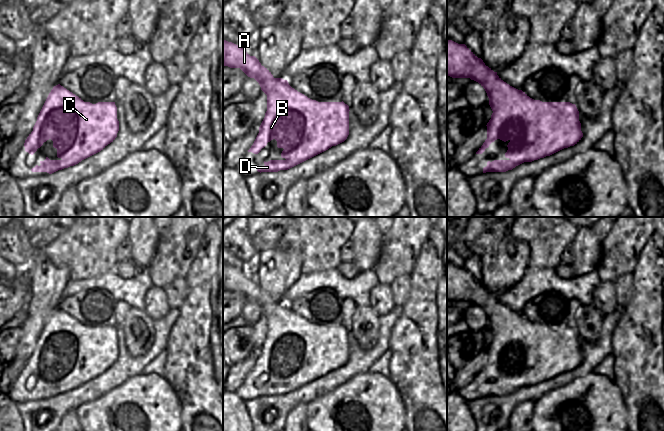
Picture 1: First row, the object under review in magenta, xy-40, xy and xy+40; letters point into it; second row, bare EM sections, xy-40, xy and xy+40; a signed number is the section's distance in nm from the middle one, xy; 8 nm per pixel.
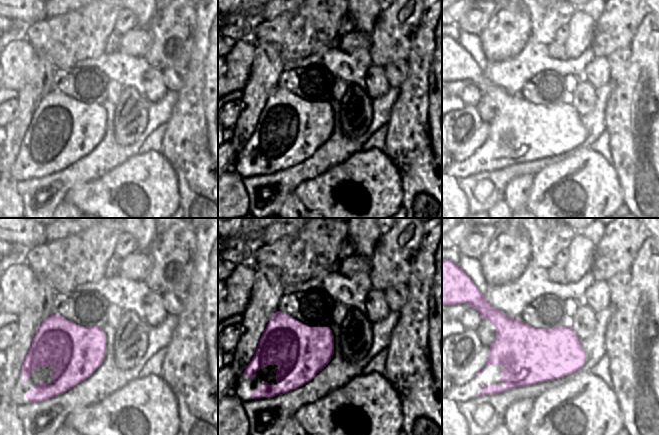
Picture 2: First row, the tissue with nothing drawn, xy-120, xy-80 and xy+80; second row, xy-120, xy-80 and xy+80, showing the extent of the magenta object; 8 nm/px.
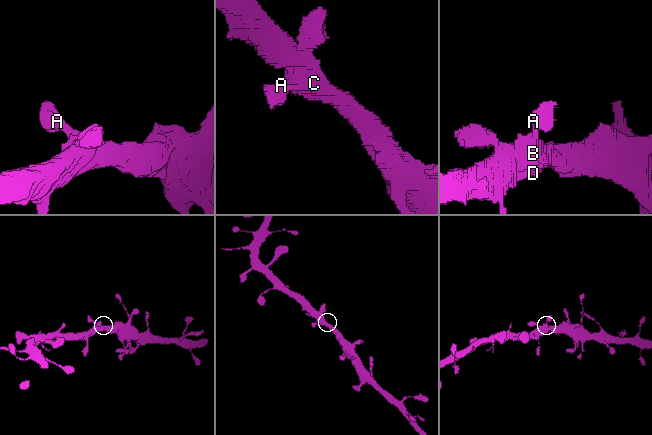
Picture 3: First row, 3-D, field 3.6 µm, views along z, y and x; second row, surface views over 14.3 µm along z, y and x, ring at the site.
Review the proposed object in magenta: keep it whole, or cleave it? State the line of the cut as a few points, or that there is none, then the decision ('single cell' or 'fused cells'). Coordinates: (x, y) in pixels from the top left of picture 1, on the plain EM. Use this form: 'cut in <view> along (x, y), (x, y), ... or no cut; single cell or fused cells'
no cut; single cell

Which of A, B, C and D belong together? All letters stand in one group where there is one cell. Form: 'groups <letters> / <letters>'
groups A B C D

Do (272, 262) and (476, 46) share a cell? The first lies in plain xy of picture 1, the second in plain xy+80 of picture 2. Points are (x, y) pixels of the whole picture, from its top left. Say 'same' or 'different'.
different

